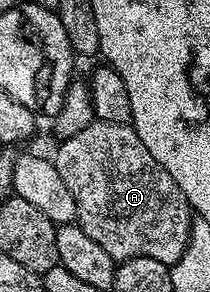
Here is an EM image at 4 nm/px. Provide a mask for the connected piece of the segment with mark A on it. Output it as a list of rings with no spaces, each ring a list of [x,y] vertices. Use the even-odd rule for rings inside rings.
[[[95,119],[86,130],[65,136],[59,143],[54,163],[58,174],[62,174],[62,182],[66,182],[70,194],[74,194],[76,220],[81,230],[90,234],[90,238],[117,262],[130,258],[158,258],[158,262],[169,266],[178,263],[191,236],[192,207],[188,205],[186,194],[178,190],[178,182],[174,182],[174,178],[162,170],[154,154],[142,146],[142,138],[138,138],[131,123],[115,124]]]

